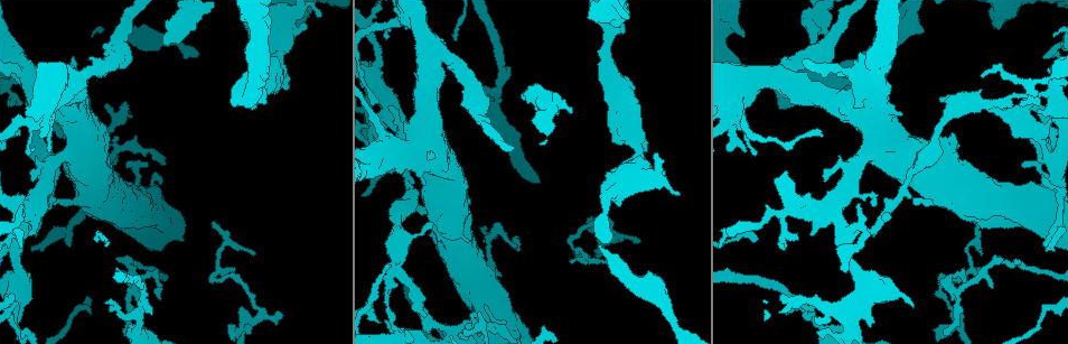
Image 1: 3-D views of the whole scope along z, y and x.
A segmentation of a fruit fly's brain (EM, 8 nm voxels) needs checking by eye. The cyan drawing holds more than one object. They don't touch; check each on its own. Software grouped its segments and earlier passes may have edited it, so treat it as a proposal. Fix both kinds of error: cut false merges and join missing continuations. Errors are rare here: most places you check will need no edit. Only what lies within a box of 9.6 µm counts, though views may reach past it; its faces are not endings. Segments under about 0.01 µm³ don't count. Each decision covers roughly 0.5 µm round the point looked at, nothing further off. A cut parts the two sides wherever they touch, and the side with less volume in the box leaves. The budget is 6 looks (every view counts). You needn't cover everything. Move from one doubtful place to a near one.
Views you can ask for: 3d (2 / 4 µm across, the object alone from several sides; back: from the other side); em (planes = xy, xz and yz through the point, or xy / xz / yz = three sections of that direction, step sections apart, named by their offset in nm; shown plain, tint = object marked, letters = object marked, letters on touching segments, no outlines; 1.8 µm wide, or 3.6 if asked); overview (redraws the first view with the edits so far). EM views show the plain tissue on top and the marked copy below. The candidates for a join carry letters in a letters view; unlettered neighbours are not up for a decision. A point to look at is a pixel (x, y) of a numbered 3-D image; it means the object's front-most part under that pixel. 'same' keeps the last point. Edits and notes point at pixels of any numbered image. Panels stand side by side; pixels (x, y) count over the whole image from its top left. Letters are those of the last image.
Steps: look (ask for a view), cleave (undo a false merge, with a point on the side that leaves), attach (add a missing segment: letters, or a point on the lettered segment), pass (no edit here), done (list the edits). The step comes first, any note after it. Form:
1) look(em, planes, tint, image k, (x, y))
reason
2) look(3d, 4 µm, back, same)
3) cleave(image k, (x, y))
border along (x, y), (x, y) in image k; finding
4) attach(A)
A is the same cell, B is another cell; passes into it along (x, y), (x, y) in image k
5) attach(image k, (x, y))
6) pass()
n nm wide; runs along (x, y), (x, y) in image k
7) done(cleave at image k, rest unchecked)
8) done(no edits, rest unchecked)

look(em, 3.6 µm, planes, tint, image 1, (734, 106))
arms run side by side

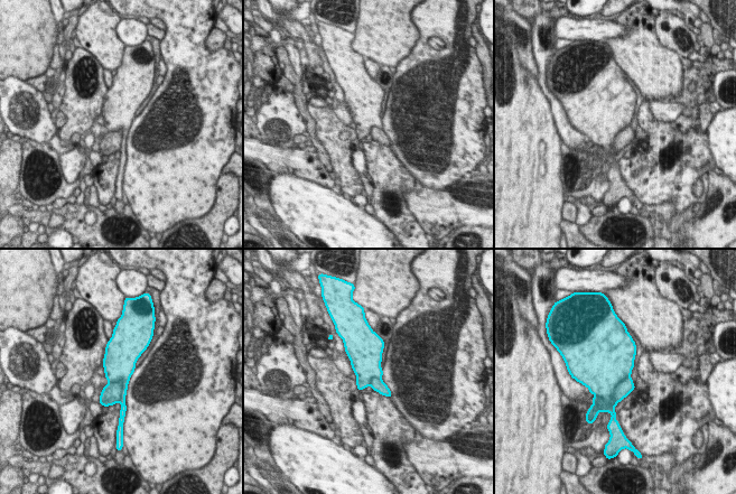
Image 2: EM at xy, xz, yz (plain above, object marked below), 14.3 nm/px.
look(em, 3.6 µm, planes, letters, same)
what lies round it

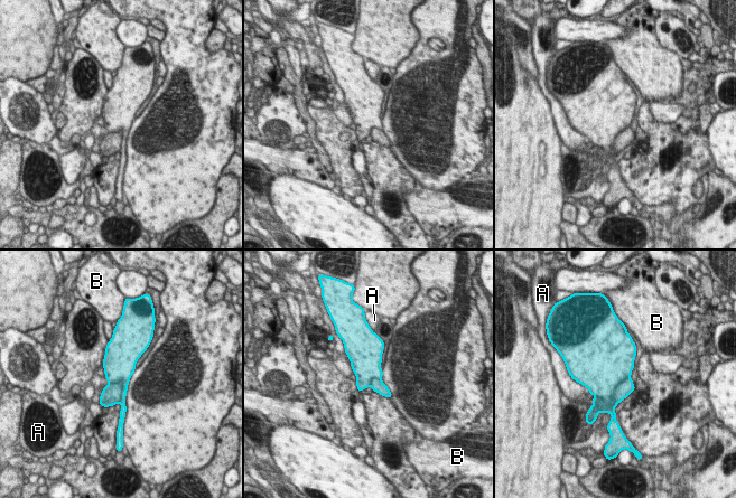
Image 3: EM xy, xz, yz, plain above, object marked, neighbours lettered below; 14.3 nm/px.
cleave(image 3, (626, 387))
420 nm wide; A touches over 90 nm; A and B are other cells; a second neuron is stuck on

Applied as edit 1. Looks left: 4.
look(overview)

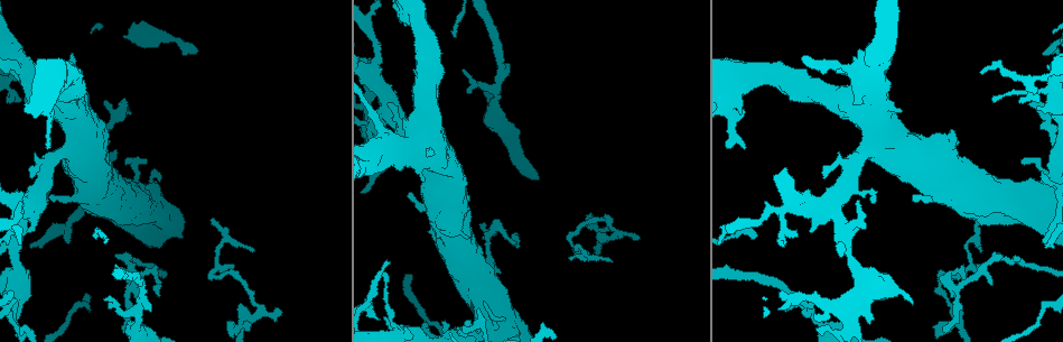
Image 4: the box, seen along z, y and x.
look(3d, 4 µm, image 4, (862, 222))

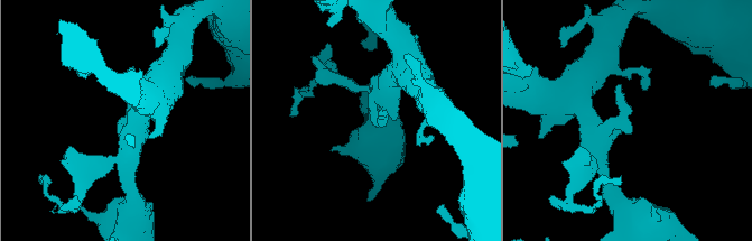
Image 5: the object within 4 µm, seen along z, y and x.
look(em, planes, letters, image 5, (124, 117))

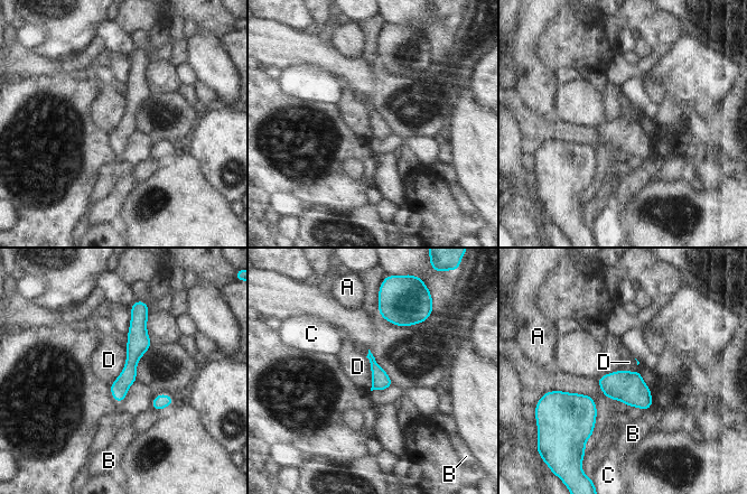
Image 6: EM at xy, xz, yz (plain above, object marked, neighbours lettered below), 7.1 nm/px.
pass()
130 nm wide; A, B, C and D are other cells; continuous, no second neuron

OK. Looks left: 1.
done(cleave at image 3, rest unchecked)

